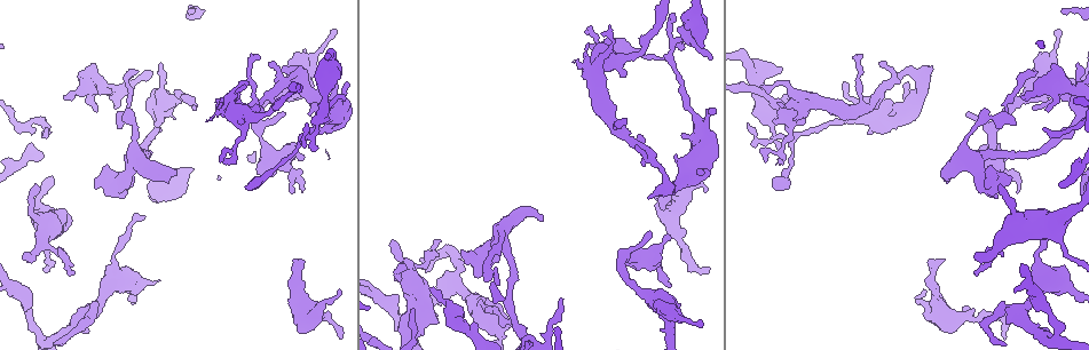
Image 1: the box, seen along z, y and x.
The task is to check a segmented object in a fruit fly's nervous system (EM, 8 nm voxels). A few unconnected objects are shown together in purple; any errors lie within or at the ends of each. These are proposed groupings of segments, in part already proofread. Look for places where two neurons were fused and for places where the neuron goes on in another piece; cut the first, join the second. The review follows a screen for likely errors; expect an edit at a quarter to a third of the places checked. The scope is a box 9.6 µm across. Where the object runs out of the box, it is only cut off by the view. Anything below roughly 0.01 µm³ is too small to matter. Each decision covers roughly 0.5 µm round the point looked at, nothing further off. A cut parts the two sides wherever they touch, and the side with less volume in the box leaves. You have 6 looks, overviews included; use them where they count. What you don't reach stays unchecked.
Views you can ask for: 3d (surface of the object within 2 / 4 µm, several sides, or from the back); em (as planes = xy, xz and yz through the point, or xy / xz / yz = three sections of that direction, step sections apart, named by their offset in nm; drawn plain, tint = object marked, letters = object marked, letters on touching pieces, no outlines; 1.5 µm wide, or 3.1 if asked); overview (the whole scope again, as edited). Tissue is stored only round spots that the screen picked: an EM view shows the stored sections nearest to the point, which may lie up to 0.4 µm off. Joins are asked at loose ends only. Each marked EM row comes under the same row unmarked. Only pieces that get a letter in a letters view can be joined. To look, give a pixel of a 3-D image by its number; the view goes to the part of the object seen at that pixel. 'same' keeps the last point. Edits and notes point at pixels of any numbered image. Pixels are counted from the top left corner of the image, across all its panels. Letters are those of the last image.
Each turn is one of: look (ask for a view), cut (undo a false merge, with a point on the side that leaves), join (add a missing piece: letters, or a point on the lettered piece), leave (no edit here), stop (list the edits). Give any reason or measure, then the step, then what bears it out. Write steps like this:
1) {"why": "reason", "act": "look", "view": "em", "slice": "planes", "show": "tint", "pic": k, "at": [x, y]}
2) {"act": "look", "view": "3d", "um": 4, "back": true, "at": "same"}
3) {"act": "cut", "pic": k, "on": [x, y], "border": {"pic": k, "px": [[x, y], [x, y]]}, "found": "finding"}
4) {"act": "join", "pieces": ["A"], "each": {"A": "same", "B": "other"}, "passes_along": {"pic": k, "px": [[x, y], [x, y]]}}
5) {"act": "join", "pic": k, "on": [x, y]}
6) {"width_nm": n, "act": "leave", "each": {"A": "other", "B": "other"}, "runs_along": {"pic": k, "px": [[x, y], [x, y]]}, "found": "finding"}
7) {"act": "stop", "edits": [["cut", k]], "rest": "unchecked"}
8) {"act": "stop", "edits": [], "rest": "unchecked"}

{"why": "tapers out", "act": "look", "view": "em", "slice": "planes", "show": "tint", "pic": 1, "at": [339, 288]}

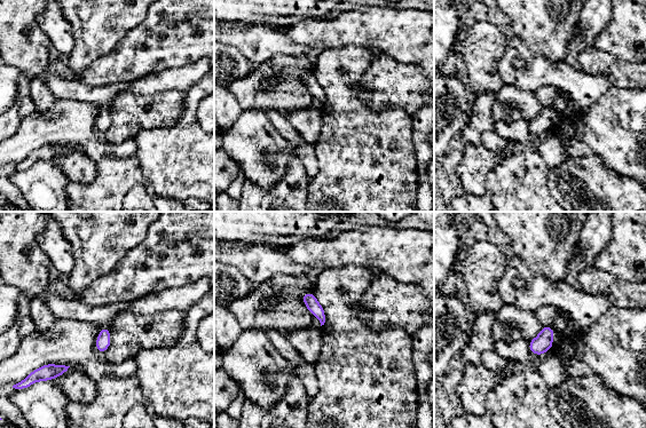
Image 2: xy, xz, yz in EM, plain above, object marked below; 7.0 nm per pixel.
{"act": "look", "view": "em", "slice": "planes", "show": "letters", "at": "same"}

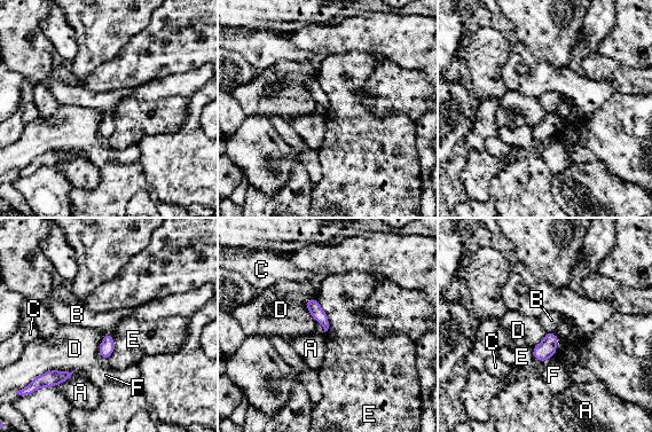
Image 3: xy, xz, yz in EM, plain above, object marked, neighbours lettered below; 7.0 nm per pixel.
{"width_nm": 100, "act": "leave", "each": {"A": "other", "B": "other", "C": "other", "D": "other", "E": "other", "F": "other"}, "border": {"pic": 3, "px": [[547, 331], [554, 334]]}, "found": "no lettered piece goes on from it"}

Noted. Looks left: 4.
{"act": "look", "view": "em", "slice": "planes", "show": "letters", "pic": 1, "at": [680, 135]}

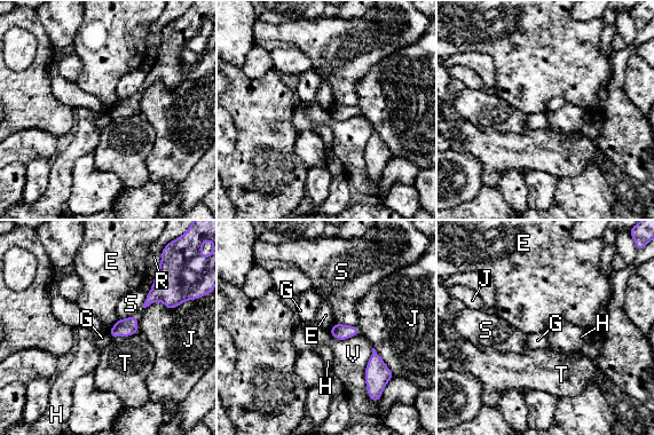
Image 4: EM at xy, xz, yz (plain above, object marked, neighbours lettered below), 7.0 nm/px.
{"width_nm": 110, "act": "leave", "each": {"E": "other", "G": "other", "H": "other", "J": "other", "R": "other", "S": "other", "T": "other", "V": "other"}, "found": "no lettered piece goes on from it"}

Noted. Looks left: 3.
{"why": "tapers out", "act": "look", "view": "em", "slice": "xz", "step": 8, "show": "letters", "pic": 1, "at": [591, 44]}

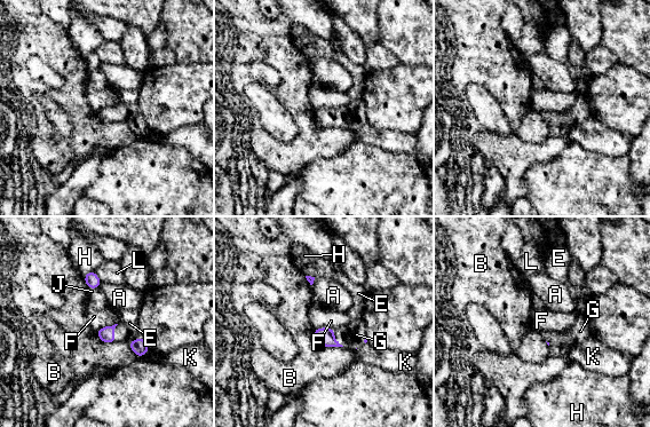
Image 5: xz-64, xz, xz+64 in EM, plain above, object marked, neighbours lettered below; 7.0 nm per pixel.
{"act": "join", "pieces": ["G"], "each": {"A": "other", "B": "other", "E": "other", "F": "other", "G": "same", "H": "other", "J": "other", "K": "other", "L": "other"}, "passes_along": {"pic": 5, "px": [[325, 337], [333, 338], [351, 335]]}, "found": "the neuron continues"}

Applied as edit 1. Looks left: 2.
{"act": "stop", "edits": [["join", 5]], "rest": "unchecked"}

